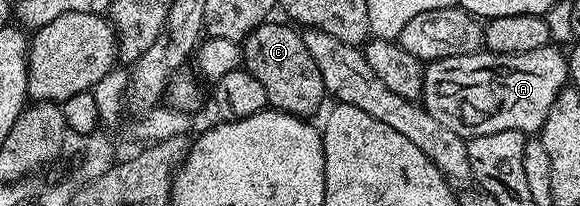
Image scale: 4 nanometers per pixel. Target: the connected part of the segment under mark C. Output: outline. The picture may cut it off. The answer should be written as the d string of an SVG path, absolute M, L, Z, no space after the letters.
M270 19L247 34L243 42L243 68L259 79L272 108L309 119L327 101L323 75L319 75L319 67L315 67L315 59L311 59L311 51L307 51L301 33L292 24L284 24Z

